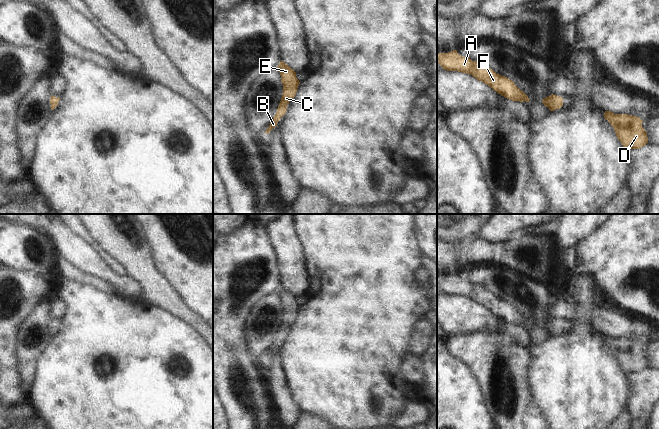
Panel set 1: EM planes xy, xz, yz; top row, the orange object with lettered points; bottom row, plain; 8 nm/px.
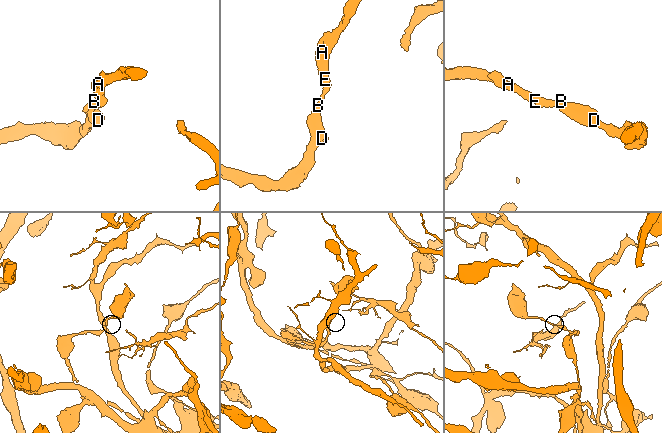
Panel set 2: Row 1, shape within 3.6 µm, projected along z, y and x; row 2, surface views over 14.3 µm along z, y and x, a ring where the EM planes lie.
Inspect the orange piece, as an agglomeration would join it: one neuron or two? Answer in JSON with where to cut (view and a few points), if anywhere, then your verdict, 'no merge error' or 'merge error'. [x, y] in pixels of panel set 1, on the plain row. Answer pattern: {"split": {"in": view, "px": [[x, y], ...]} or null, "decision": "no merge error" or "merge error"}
{"split": null, "decision": "no merge error"}

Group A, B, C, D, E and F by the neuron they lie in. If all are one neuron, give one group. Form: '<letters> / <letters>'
A B C D E F

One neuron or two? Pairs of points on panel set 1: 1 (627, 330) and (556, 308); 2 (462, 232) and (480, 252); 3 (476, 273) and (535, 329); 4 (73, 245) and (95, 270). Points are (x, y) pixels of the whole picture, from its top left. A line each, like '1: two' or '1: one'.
1: one
2: two
3: one
4: one

